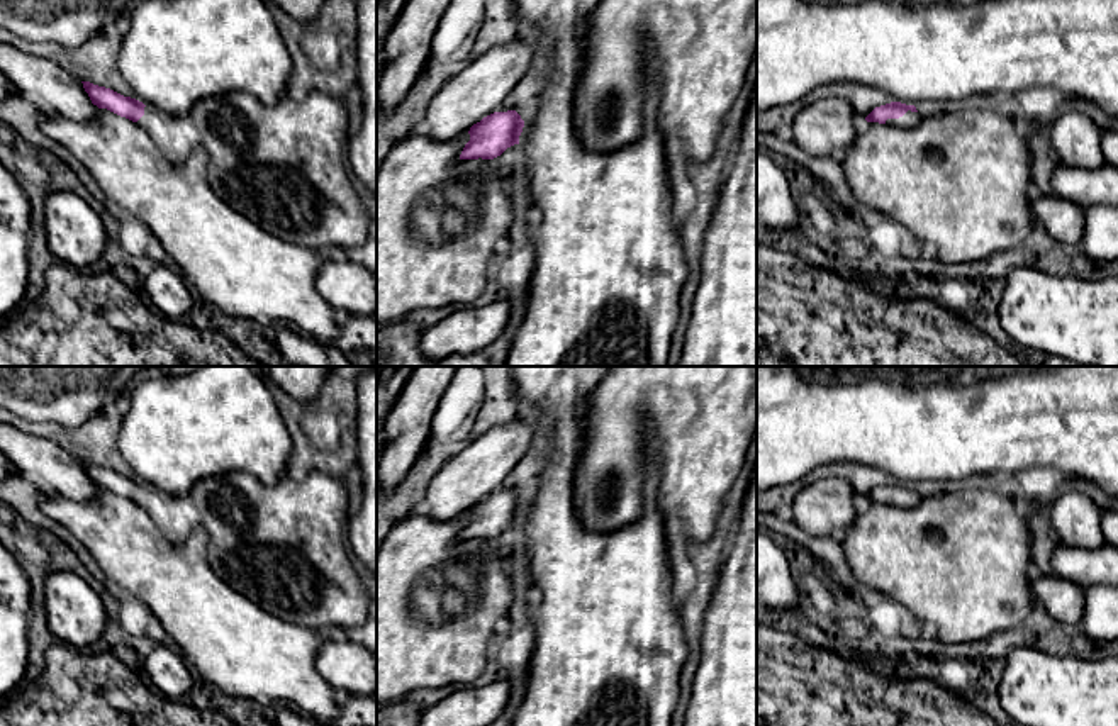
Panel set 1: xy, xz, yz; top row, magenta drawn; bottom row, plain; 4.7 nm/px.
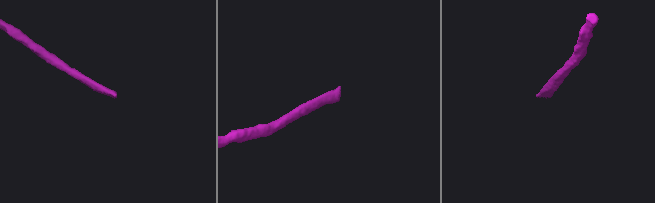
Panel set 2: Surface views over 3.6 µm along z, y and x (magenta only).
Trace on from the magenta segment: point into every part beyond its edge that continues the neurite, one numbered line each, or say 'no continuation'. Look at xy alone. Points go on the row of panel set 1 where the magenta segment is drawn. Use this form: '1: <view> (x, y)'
1: xy (284, 167)

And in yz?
1: yz (910, 119)

